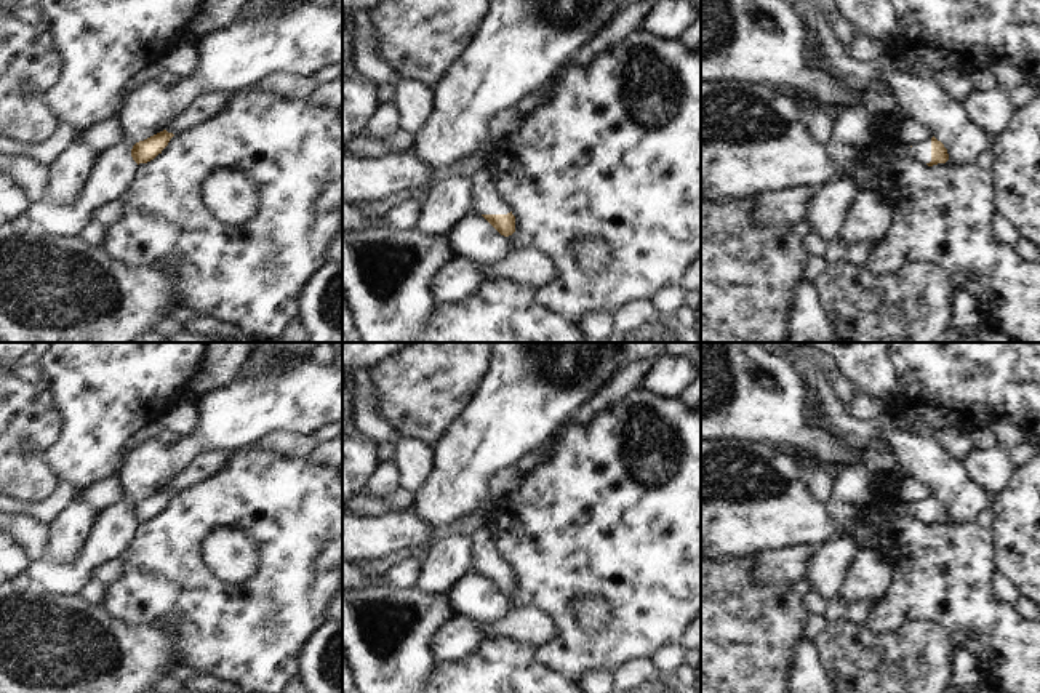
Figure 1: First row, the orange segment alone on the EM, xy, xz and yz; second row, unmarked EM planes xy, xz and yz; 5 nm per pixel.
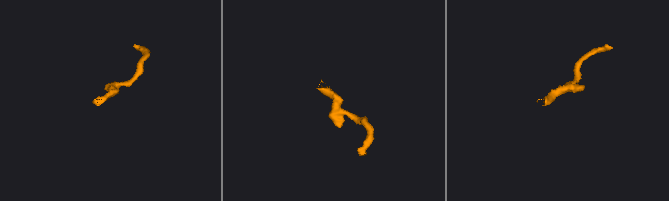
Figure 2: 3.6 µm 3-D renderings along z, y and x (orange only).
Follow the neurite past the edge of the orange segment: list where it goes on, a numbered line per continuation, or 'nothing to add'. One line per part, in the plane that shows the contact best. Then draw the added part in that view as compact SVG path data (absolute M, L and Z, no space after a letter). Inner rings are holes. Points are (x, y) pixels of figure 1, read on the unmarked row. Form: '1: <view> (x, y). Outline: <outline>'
1: xz (485, 557). Outline: M486 528L470 535L470 568L477 573L507 573L509 563L501 557Z

